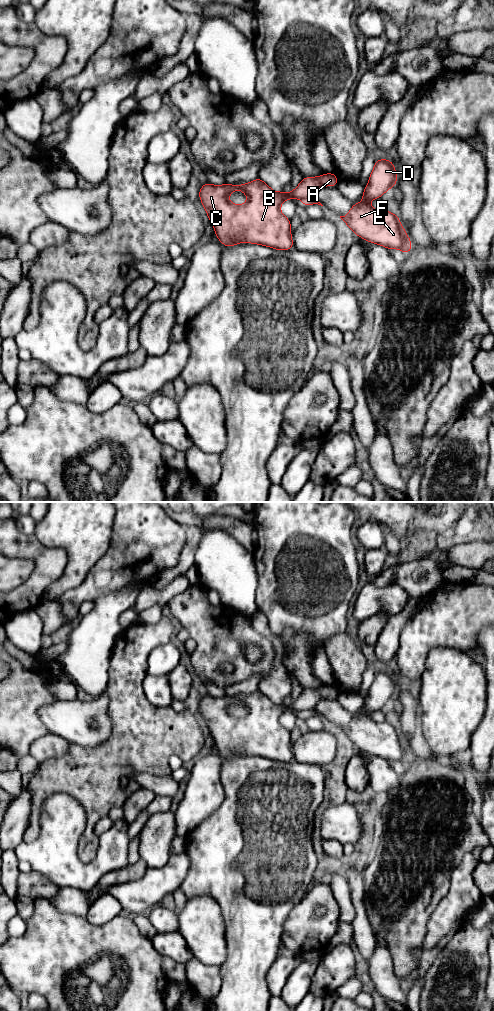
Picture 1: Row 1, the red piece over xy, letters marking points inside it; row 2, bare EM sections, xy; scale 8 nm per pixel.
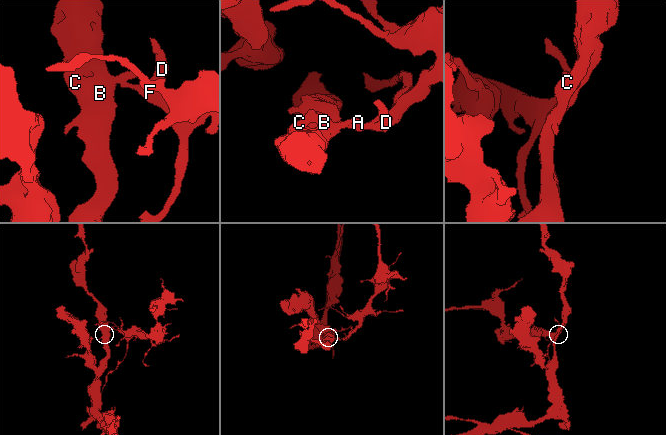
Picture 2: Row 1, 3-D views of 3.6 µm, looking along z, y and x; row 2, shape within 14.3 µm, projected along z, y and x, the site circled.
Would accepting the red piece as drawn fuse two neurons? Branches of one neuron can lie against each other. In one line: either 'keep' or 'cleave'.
cleave

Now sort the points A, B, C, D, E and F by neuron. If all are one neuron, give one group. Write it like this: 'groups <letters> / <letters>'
groups A B C / D E F

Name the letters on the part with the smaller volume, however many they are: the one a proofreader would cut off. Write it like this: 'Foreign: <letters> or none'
Foreign: D, E, F

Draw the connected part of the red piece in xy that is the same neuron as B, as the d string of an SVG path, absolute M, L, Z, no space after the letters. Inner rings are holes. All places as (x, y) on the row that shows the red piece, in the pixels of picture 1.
M326 173L320 177L304 177L295 190L290 193L275 192L259 177L248 184L231 185L225 183L220 186L207 182L199 191L199 198L215 229L219 241L226 247L234 246L240 242L254 243L268 246L276 250L289 250L294 247L291 238L290 219L280 211L280 205L288 199L303 199L315 196L323 186L337 186L339 179L334 173ZM241 190L248 200L243 205L232 204L228 196L231 192Z

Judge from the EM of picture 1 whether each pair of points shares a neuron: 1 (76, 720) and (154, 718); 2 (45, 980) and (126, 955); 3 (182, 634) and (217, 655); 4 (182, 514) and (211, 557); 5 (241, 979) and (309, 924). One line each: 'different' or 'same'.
1: different
2: same
3: different
4: different
5: different

